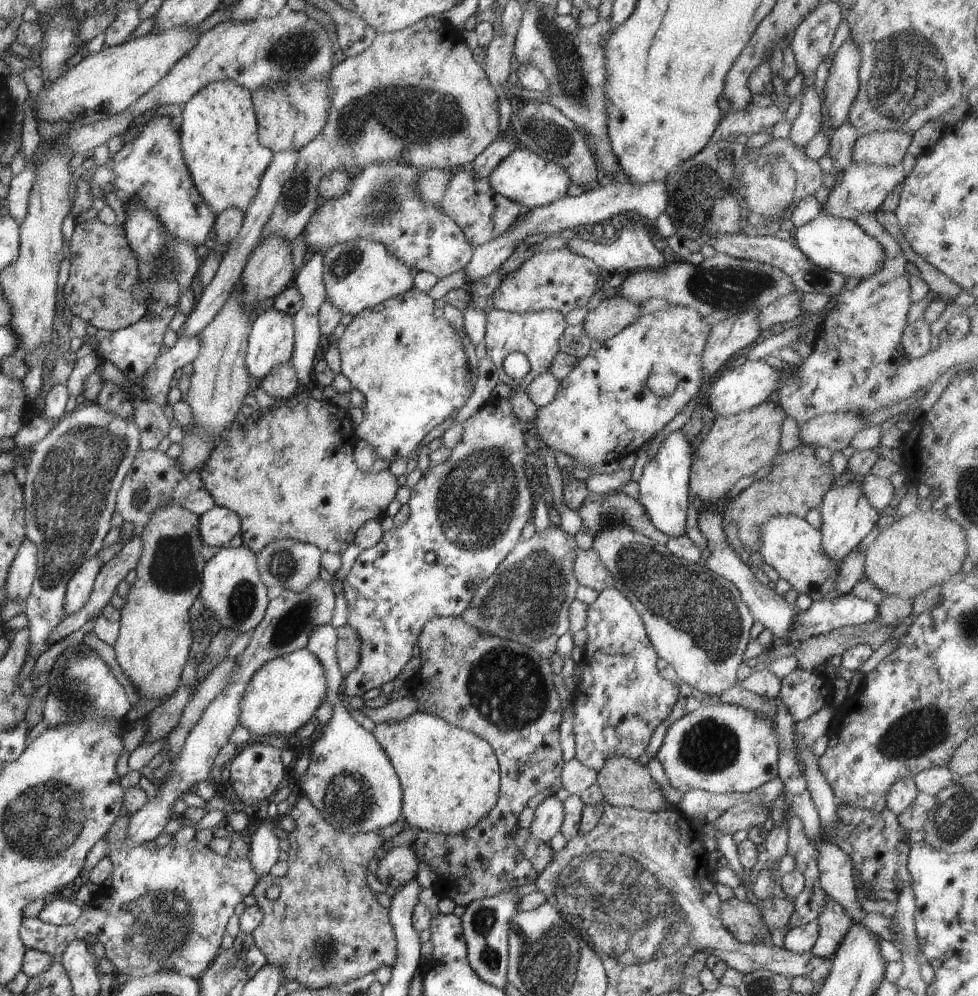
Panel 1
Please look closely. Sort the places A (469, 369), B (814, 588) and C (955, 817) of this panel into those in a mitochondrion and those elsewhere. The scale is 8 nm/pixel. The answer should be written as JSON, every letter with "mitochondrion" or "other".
{"A":"other","B":"other","C":"mitochondrion"}

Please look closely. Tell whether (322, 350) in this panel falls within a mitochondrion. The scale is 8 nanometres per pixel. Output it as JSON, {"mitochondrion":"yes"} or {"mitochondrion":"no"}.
{"mitochondrion":"no"}

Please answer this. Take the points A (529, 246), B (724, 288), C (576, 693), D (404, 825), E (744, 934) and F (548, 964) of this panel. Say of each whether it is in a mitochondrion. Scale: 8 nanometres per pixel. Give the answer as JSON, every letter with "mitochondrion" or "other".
{"A":"other","B":"mitochondrion","C":"other","D":"other","E":"other","F":"mitochondrion"}

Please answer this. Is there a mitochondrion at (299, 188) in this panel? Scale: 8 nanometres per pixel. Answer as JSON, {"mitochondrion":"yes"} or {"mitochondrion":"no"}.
{"mitochondrion":"yes"}

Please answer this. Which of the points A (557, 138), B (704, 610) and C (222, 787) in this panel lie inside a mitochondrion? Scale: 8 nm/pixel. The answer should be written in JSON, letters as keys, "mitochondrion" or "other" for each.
{"A":"mitochondrion","B":"mitochondrion","C":"other"}

